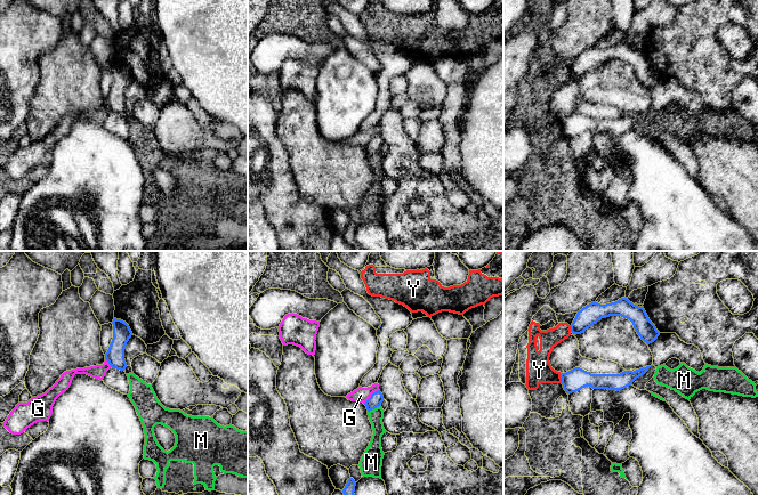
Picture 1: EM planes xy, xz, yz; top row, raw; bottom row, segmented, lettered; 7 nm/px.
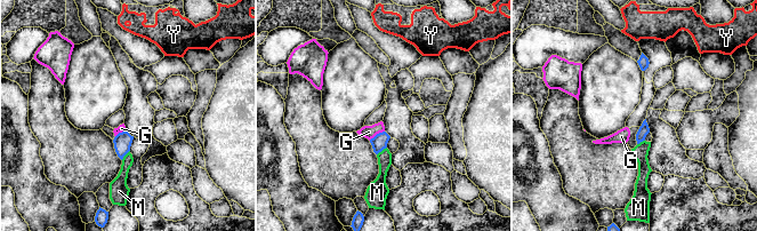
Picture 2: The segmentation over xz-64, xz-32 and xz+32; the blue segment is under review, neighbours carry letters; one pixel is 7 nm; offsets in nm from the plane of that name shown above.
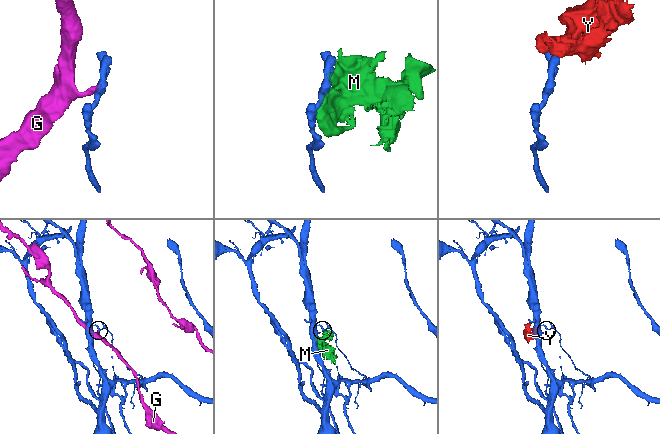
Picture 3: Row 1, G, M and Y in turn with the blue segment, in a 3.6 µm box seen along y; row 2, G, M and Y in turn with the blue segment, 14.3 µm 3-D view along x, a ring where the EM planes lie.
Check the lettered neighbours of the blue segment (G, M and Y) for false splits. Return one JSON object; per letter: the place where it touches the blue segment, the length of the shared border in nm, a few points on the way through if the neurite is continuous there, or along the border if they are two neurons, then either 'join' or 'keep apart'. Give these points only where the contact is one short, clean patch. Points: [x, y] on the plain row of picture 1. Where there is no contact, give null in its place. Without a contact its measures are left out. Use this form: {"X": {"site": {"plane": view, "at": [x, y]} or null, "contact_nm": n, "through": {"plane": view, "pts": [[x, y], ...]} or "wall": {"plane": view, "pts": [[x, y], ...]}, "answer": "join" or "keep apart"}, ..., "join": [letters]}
{"G": {"site": {"plane": "xz", "at": [371, 140]}, "contact_nm": 150, "answer": "join"}, "M": {"site": {"plane": "xz", "at": [373, 153]}, "contact_nm": 100, "wall": {"plane": "xz", "pts": [[379, 149], [368, 156]]}, "answer": "keep apart"}, "Y": {"site": {"plane": "yz", "at": [561, 121]}, "contact_nm": 70, "answer": "keep apart"}, "join": ["G"]}

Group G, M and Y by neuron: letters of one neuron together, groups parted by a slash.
G / M Y

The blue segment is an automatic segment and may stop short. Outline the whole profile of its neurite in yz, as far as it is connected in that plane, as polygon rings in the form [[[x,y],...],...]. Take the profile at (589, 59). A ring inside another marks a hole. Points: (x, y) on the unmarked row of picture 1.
[[[621,42],[615,47],[606,49],[598,47],[587,49],[578,56],[571,70],[571,76],[575,80],[581,79],[599,64],[610,60],[621,60],[629,64],[637,79],[647,89],[654,87],[660,80],[655,70],[650,65],[644,51],[634,49],[627,42]]]

